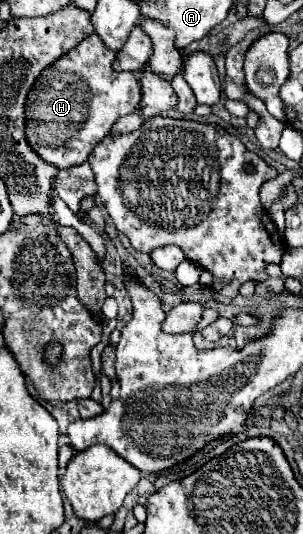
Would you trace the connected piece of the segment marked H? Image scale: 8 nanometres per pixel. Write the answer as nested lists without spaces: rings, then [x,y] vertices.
[[[90,34],[76,48],[72,48],[66,56],[56,60],[56,64],[48,66],[34,88],[28,94],[26,104],[26,136],[30,146],[38,152],[38,156],[56,168],[72,168],[84,164],[92,148],[108,134],[108,130],[116,124],[120,116],[130,114],[140,102],[140,86],[132,72],[114,72],[112,62],[116,52],[104,46],[98,34]]]

